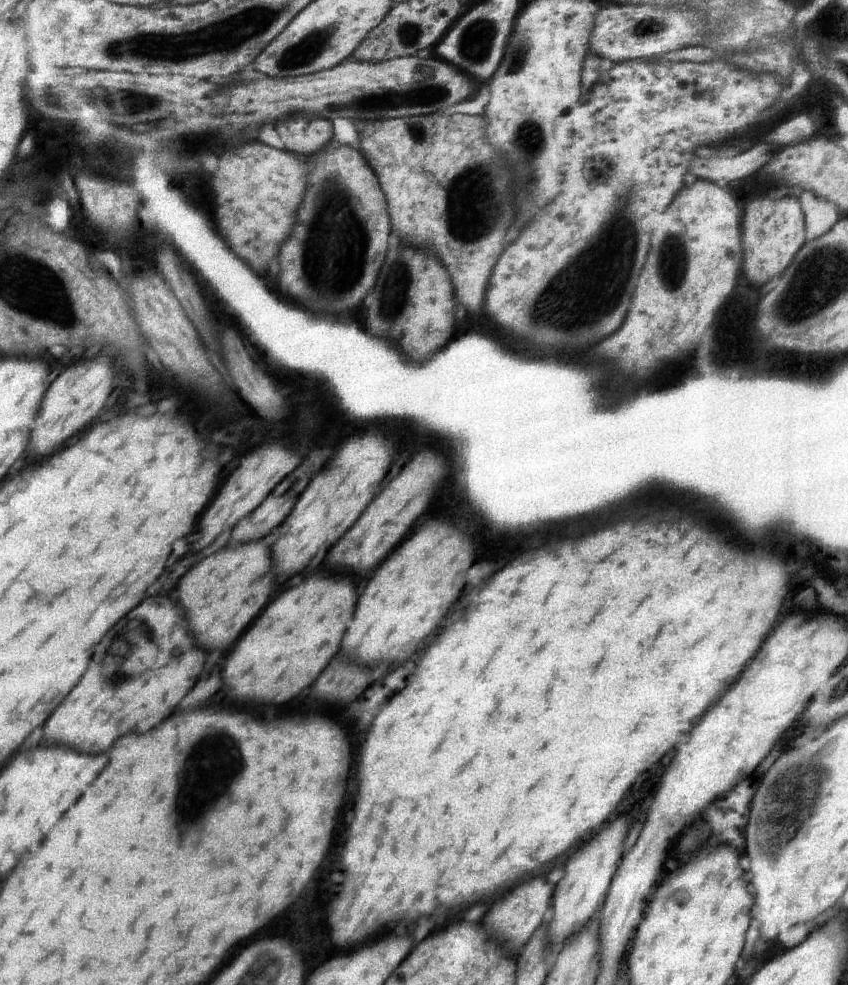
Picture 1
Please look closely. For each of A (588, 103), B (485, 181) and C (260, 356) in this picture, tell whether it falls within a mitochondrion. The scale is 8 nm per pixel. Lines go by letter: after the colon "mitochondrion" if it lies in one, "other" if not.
A: other
B: mitochondrion
C: other

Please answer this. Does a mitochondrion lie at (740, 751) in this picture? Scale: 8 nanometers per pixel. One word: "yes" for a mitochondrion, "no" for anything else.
no

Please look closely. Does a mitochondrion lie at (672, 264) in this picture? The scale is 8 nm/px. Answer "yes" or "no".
yes

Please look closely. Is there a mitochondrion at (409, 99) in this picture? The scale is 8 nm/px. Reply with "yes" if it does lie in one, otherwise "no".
yes

